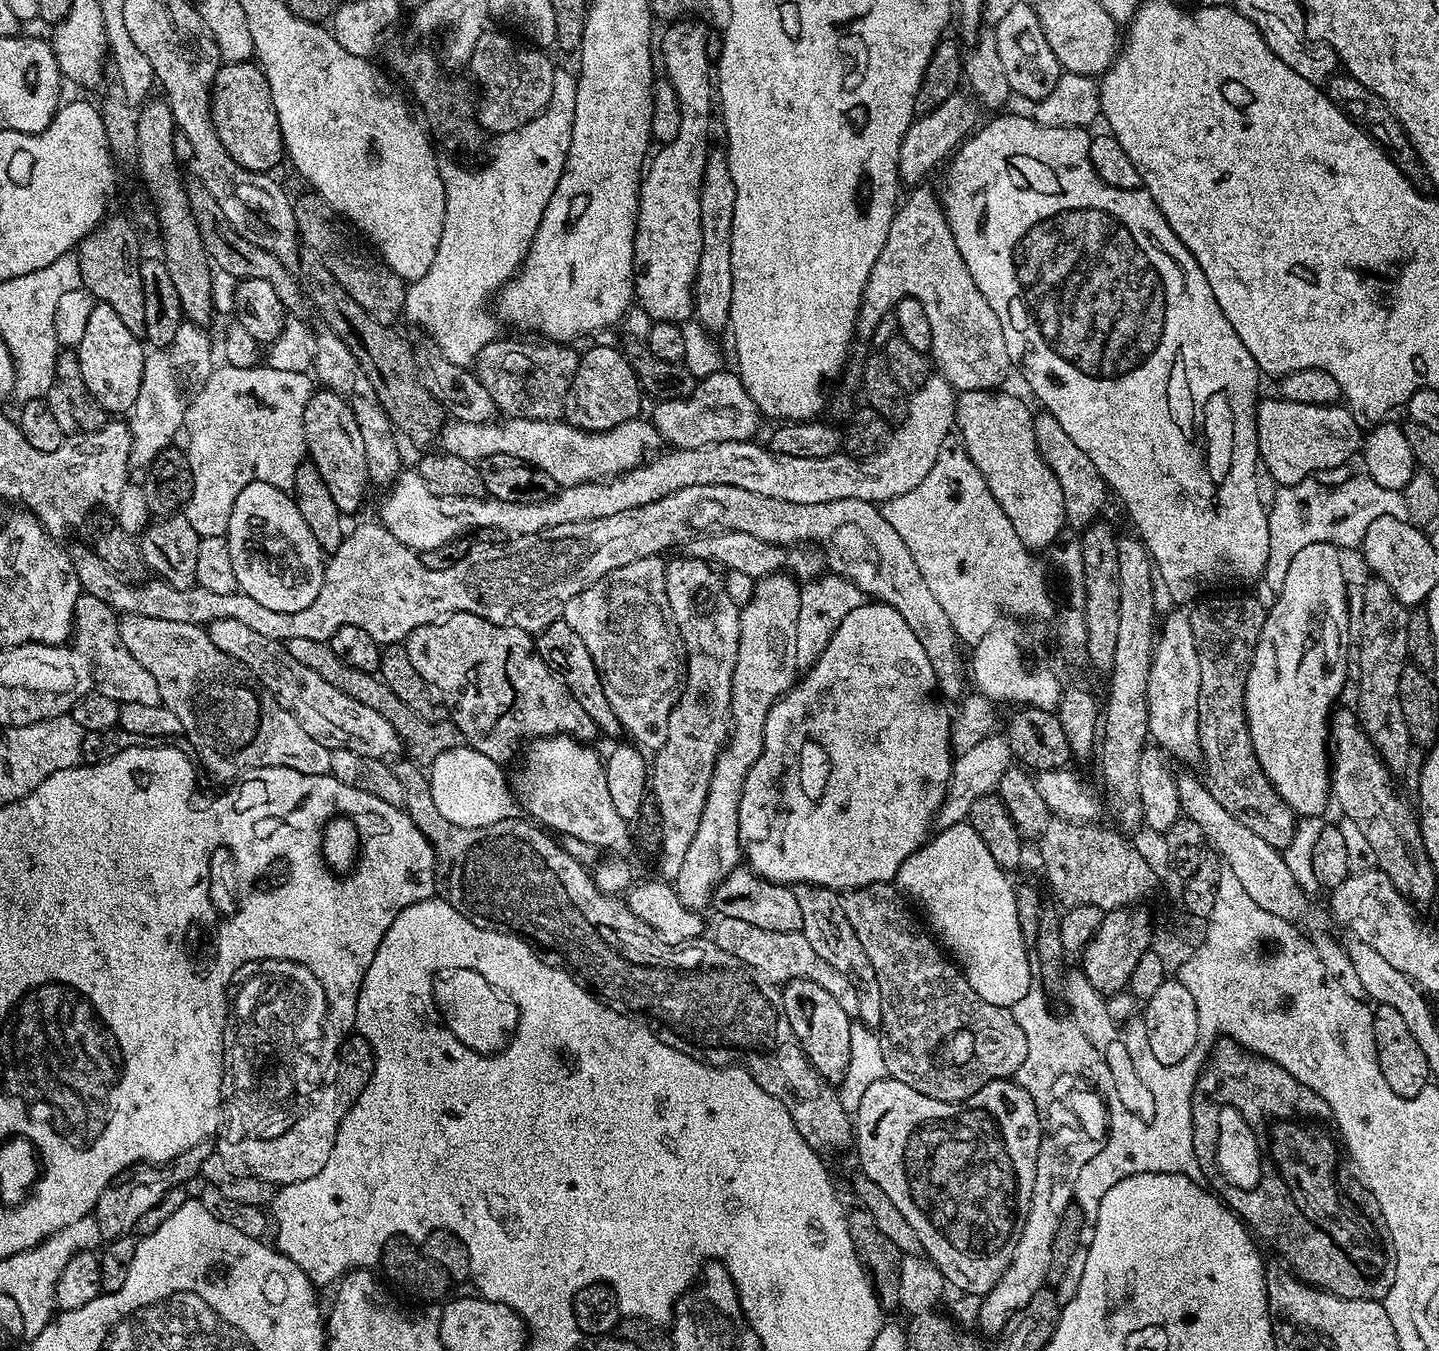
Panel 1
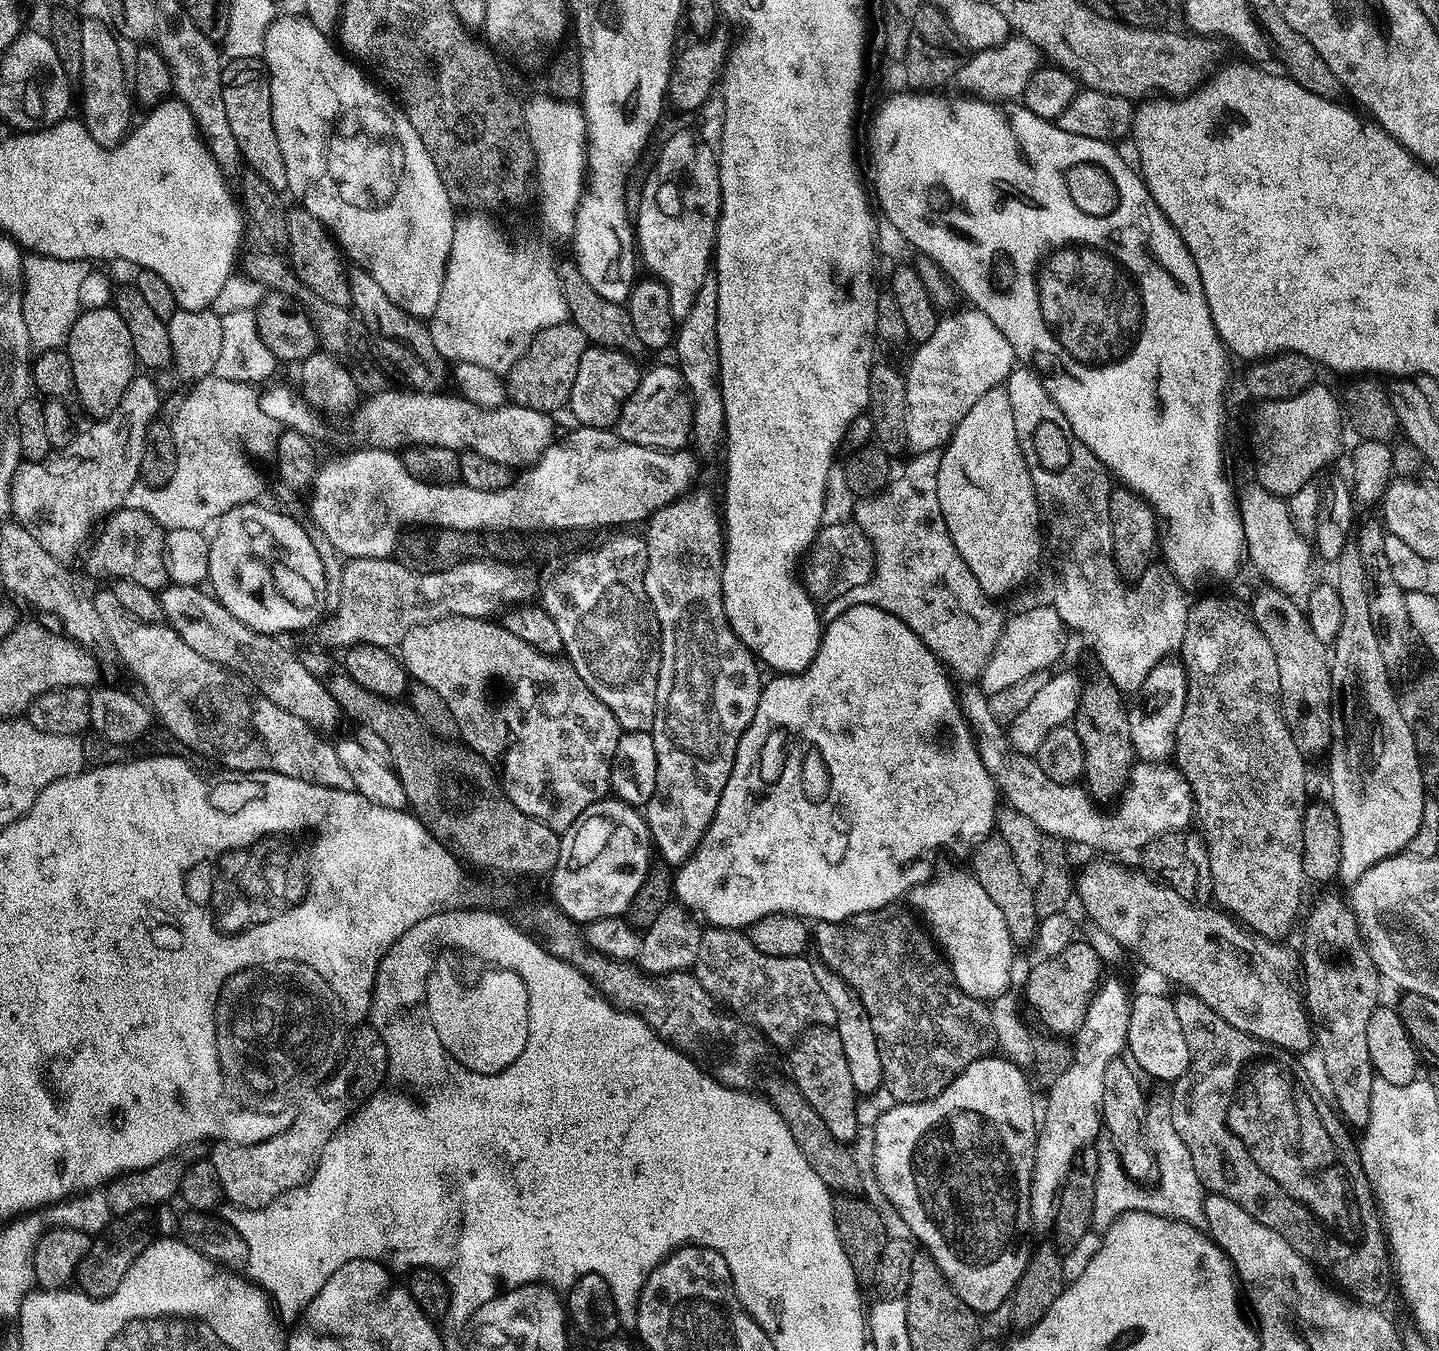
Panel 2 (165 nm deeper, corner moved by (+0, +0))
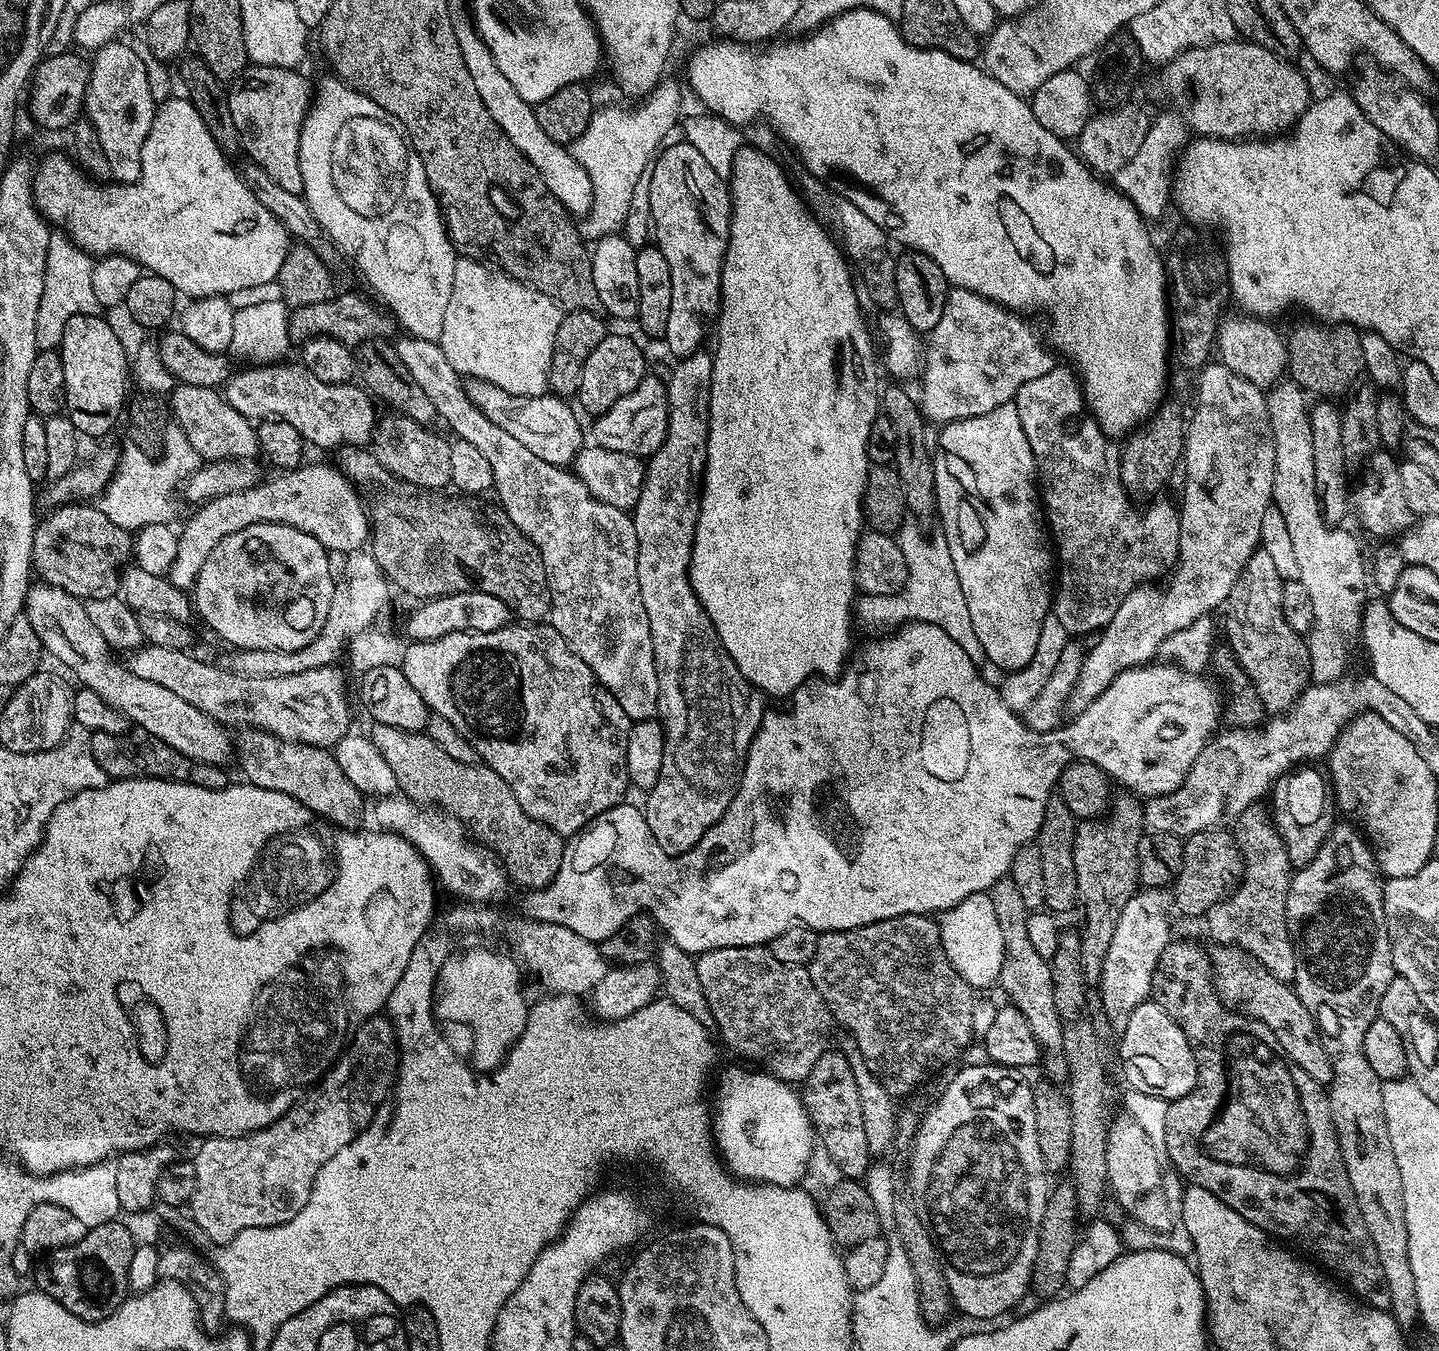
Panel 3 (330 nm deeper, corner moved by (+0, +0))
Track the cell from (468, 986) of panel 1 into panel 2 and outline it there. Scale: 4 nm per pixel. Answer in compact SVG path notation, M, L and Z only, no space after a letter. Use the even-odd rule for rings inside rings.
M452 950L437 957L428 975L425 1011L443 1048L474 1073L489 1076L508 1068L522 1054L529 1038L529 994L520 973L489 966L467 953Z

